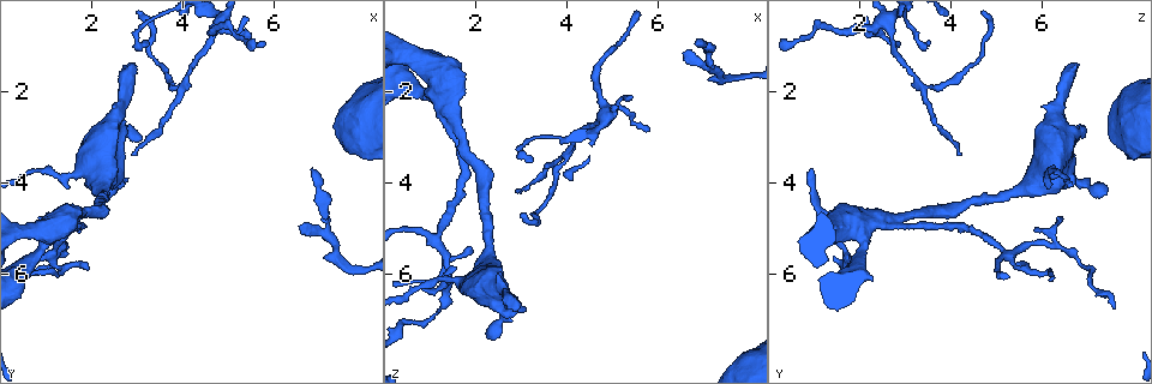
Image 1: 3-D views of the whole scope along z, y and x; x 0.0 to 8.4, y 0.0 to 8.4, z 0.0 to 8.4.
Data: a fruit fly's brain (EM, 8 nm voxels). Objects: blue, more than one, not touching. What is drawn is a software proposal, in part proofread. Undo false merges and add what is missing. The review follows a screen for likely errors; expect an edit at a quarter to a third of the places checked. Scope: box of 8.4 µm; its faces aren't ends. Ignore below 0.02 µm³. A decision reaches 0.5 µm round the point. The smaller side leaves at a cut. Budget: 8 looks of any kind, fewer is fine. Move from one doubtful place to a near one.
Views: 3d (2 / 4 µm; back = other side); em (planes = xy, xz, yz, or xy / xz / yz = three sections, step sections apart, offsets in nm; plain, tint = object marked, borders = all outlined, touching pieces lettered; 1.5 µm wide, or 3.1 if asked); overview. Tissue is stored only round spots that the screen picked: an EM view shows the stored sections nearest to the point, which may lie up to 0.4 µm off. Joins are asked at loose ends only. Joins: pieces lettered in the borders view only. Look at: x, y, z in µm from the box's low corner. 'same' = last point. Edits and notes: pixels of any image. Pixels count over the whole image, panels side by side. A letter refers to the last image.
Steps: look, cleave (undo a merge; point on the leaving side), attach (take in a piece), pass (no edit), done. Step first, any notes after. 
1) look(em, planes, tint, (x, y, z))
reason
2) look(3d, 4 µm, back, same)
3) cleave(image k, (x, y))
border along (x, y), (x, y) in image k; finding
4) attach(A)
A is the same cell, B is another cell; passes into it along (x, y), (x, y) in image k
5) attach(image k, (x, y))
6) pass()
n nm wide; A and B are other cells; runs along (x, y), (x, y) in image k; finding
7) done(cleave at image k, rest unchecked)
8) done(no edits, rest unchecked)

look(3d, 4 µm, (2.90, 3.40, 4.15))
branch stops here

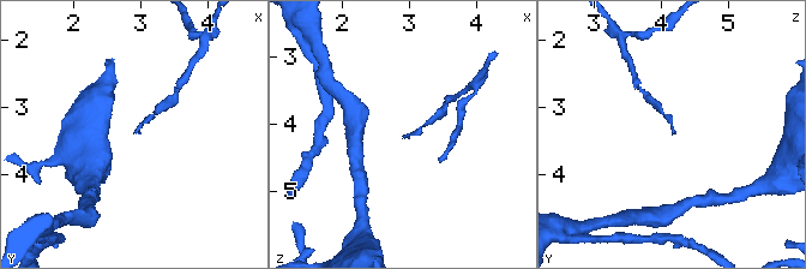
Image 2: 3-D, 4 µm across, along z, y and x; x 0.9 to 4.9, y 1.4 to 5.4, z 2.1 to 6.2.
look(em, yz, step 4, borders, (2.90, 3.40, 4.15))

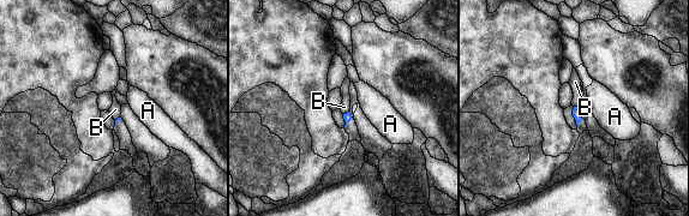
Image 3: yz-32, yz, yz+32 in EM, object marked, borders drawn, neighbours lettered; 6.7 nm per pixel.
look(em, planes, borders, same)
another direction

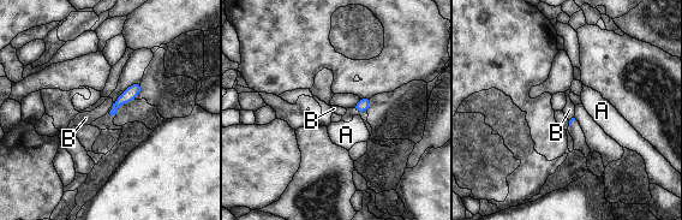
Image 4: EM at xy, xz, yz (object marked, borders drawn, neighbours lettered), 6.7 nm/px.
pass()
A and B are other cells; none of them fits

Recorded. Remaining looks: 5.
look(em, planes, borders, (6.80, 3.75, 0.95))
an open end

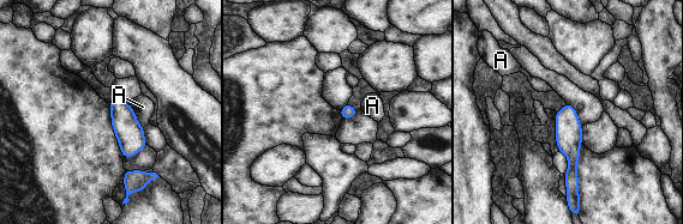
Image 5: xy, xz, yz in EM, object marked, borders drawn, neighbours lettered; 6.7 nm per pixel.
pass()
A is another cell; runs along (567, 107), (571, 174) in image 5; none of them fits

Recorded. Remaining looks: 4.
look(3d, 2 µm, (2.25, 4.30, 7.40))
an open end

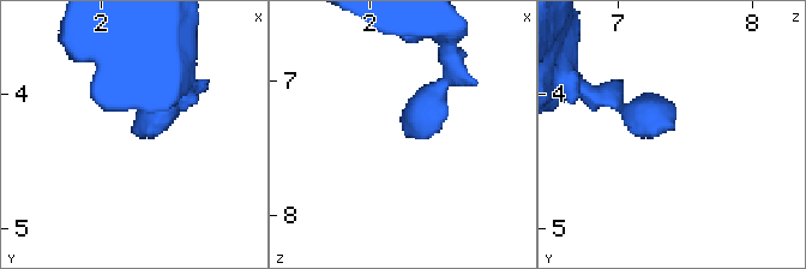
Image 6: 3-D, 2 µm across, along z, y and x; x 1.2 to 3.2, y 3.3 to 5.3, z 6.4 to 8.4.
look(em, xz, step 8, plain, (2.28, 4.26, 7.40))

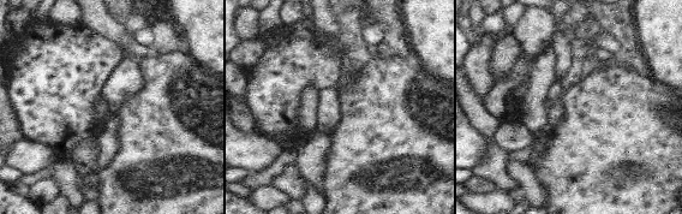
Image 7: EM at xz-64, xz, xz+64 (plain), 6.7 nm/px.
look(em, xz, step 8, borders, same)

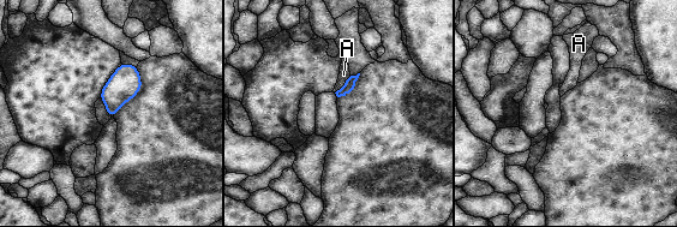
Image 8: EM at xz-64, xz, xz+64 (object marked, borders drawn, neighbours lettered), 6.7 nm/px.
pass()
A touches over 170 nm; A is another cell; border along (349, 72), (346, 82), (335, 93) in image 8; none of them fits

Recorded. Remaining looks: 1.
done(no edits, rest unchecked)

